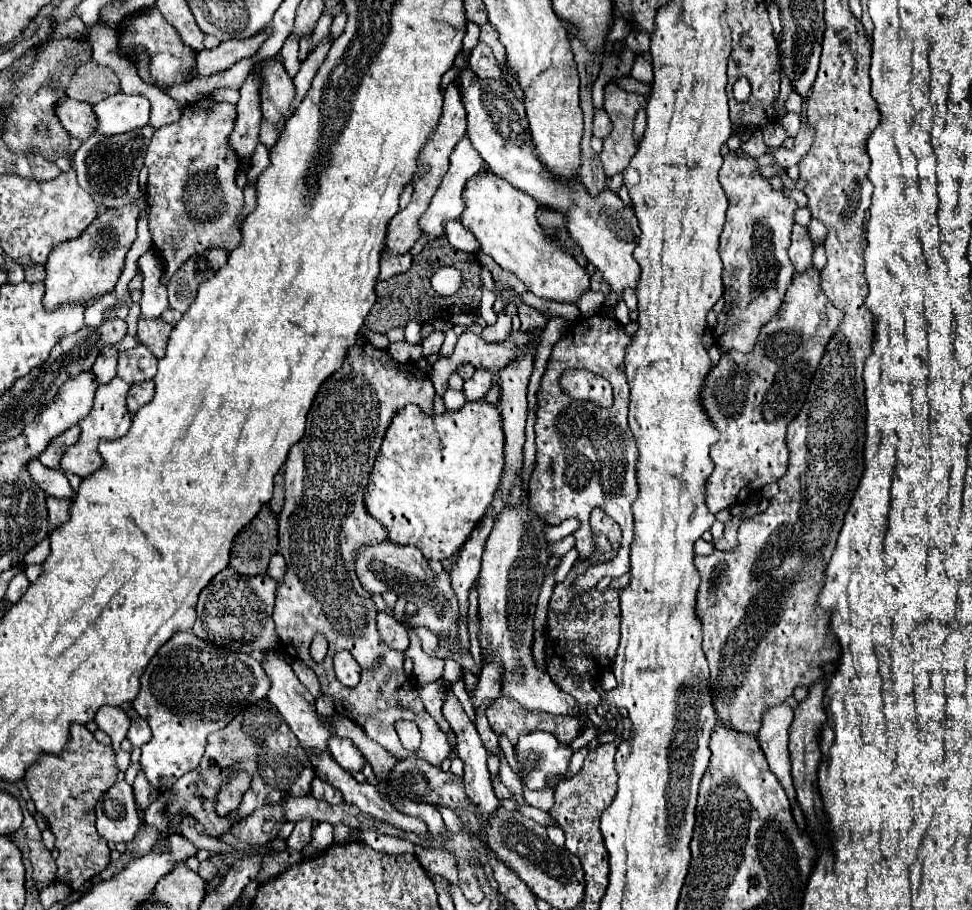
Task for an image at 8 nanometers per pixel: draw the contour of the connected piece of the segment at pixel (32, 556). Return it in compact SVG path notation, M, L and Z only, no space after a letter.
M49 538L41 541L25 554L23 562L27 565L42 564L50 553Z

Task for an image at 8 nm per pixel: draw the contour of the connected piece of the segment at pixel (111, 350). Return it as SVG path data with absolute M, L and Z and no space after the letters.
M105 346L99 352L91 372L93 372L97 384L107 384L117 374L117 348L115 346Z

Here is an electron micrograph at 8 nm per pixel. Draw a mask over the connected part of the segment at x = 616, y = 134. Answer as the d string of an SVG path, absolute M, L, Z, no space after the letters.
M613 82L605 86L605 110L613 122L613 132L603 140L603 152L599 158L607 176L623 172L629 166L631 156L637 152L633 140L633 118L637 110L646 105L647 99L643 95L626 92Z

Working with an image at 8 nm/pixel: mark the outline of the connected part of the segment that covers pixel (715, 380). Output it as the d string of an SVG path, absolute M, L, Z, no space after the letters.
M811 266L809 272L795 274L795 276L793 276L793 282L791 282L791 286L789 286L789 290L787 290L787 294L785 294L785 300L783 300L783 304L781 304L781 308L779 308L779 312L761 328L759 340L757 340L753 352L749 352L749 354L725 352L725 354L721 356L721 362L711 370L711 374L709 374L707 380L705 380L705 386L703 386L703 392L701 392L703 406L705 406L707 414L711 416L713 424L717 426L717 430L721 432L719 442L711 446L711 460L715 462L715 470L713 470L709 482L707 482L707 508L709 508L709 512L713 512L713 514L717 514L717 512L723 510L723 508L729 508L729 506L735 506L735 504L743 504L745 500L749 500L749 496L753 496L753 492L761 492L763 486L777 482L777 480L779 480L781 476L785 476L785 472L787 472L787 466L789 466L789 450L787 450L787 444L785 444L787 426L789 426L791 420L795 420L797 412L801 410L801 406L803 406L803 402L805 402L805 396L807 396L807 390L809 390L809 384L811 384L811 378L813 378L813 374L815 374L815 370L817 370L817 366L819 366L819 362L821 362L821 356L825 354L825 348L827 348L827 344L829 344L833 332L837 332L837 324L841 324L841 320L843 320L843 312L837 310L837 308L829 302L829 298L825 298L825 294L821 292L821 282L819 282L819 280L821 280L821 278L819 278L819 270L817 270L815 266Z

